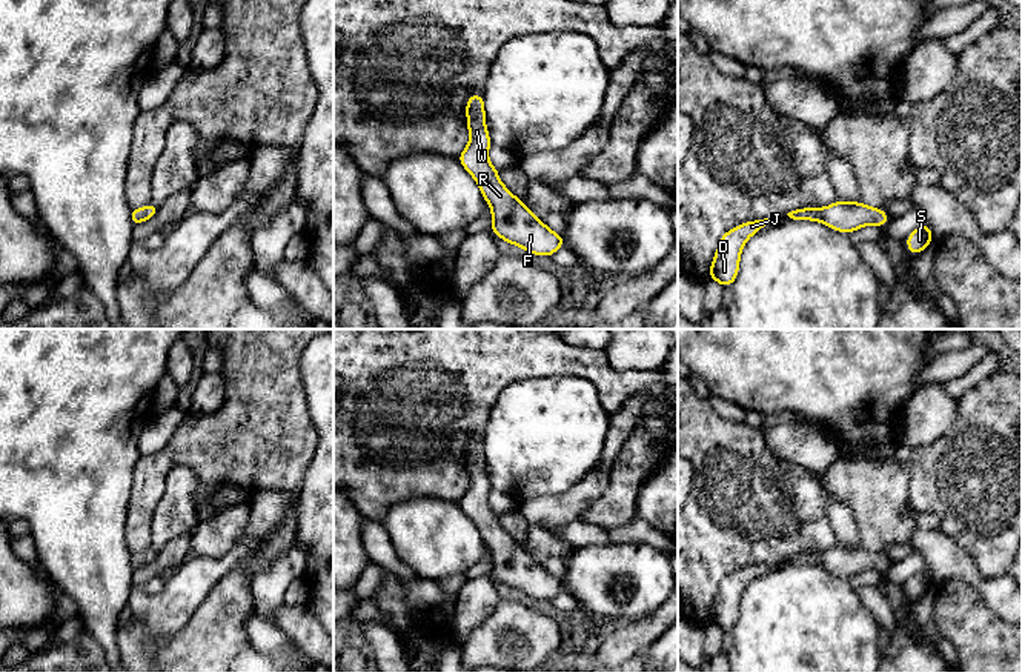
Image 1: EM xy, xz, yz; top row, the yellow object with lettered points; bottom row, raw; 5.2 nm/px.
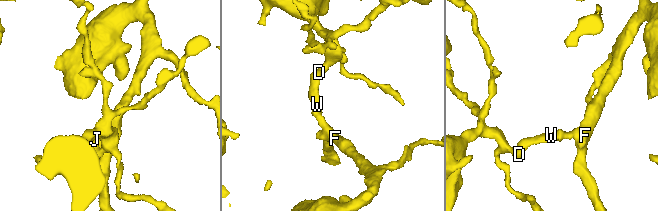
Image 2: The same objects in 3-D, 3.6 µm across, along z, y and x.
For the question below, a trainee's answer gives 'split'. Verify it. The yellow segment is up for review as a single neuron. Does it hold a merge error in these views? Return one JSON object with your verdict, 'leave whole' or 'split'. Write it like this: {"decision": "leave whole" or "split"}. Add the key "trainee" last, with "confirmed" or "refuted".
{"decision": "leave whole", "trainee": "refuted"}

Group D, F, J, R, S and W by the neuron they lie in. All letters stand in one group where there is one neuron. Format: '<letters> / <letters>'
D F J R S W

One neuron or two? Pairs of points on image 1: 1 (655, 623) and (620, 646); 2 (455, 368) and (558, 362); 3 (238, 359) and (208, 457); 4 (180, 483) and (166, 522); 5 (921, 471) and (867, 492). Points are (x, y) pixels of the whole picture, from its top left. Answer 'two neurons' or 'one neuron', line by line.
1: one neuron
2: one neuron
3: one neuron
4: one neuron
5: two neurons

